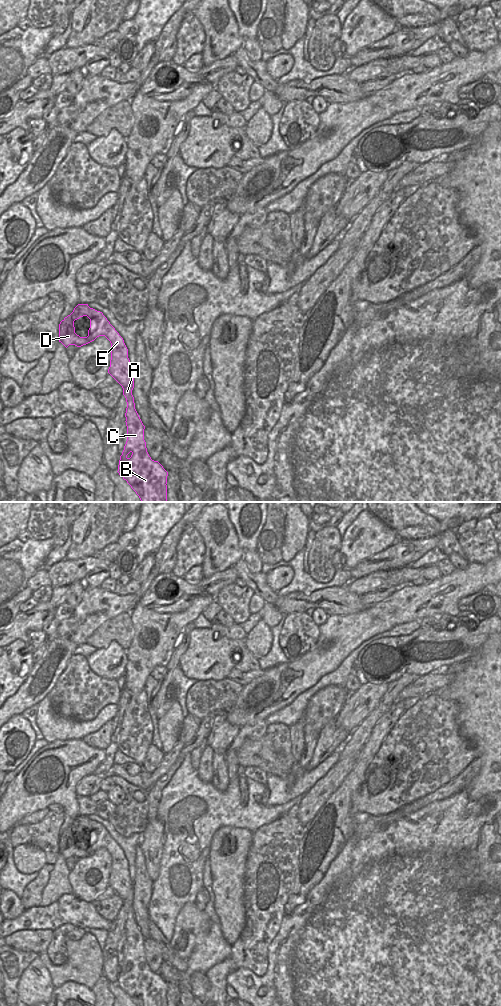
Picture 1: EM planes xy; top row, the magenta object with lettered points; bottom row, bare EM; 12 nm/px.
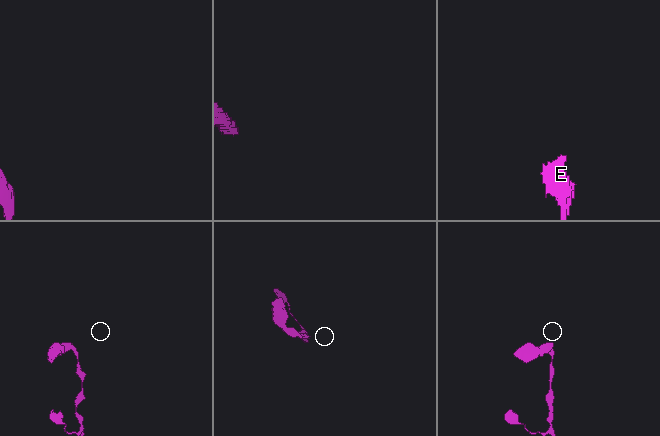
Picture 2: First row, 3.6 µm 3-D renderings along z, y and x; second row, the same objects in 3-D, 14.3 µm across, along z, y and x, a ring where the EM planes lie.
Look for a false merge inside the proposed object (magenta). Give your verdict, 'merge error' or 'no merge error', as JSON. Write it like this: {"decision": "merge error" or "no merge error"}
{"decision": "no merge error"}

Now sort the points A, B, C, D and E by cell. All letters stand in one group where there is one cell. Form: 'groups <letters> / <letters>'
groups A B C D E

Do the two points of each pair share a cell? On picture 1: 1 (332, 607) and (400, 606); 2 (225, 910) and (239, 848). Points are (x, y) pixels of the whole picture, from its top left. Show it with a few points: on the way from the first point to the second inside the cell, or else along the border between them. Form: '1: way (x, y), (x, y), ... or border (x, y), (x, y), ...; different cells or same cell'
1: border (364, 609), (340, 615); different cells
2: way (229, 895), (229, 863); same cell

